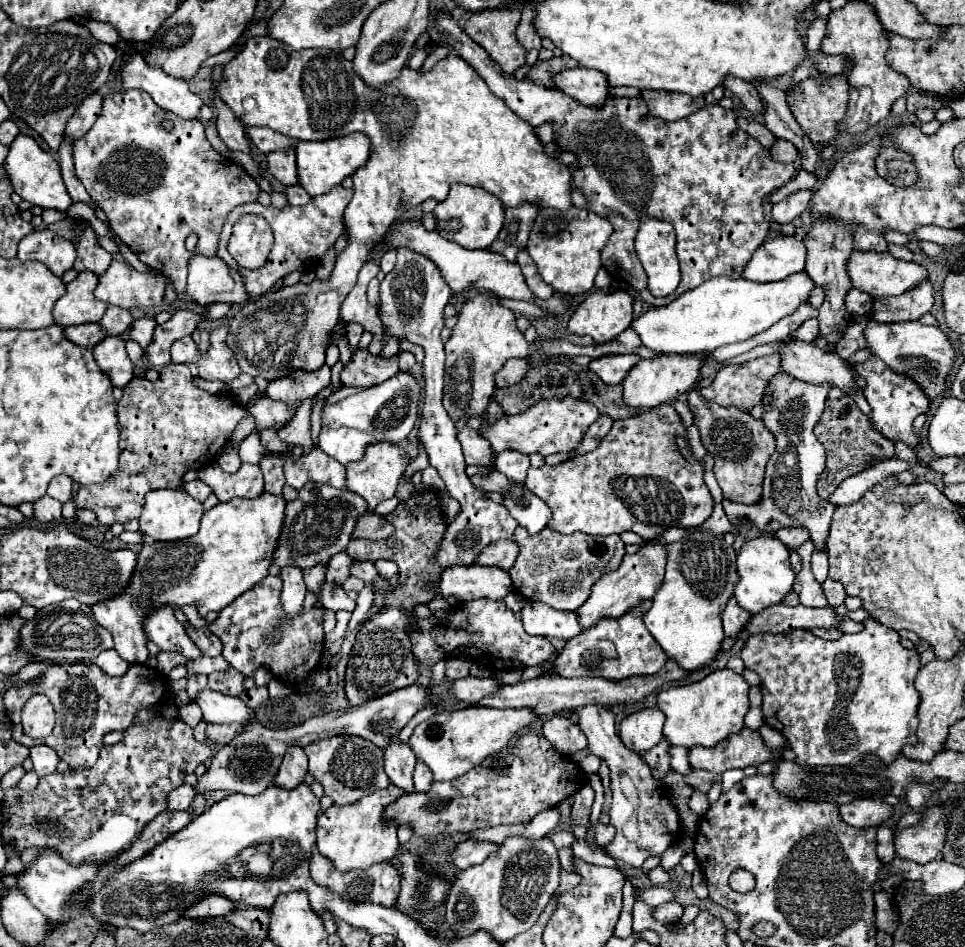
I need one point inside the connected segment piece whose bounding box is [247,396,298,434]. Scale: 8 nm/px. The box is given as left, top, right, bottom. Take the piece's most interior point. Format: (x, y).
(268, 413)

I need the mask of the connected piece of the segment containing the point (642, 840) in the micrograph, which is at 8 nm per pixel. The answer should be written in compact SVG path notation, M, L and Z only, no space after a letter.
M588 704L570 710L578 716L578 726L588 738L588 748L592 754L604 758L610 768L610 790L612 790L612 808L610 824L616 828L614 840L604 846L604 854L622 860L630 866L642 866L648 856L662 856L662 852L682 834L676 806L666 798L666 792L654 786L650 768L644 764L640 754L628 750L614 722L614 712L602 704Z

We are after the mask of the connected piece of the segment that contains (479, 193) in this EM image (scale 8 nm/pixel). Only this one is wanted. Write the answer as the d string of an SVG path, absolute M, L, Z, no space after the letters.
M454 184L446 202L434 208L436 232L450 242L464 248L488 248L504 224L504 204L490 192L466 184Z

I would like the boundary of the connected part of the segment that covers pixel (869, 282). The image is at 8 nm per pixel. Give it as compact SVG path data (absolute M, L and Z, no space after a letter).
M854 250L852 256L848 258L846 264L848 276L852 280L852 286L856 290L862 290L866 294L870 294L872 298L880 298L880 296L898 296L904 294L906 290L918 286L922 280L928 278L926 270L922 266L918 266L916 262L906 262L906 260L898 260L890 254L878 254L878 252L860 252Z

